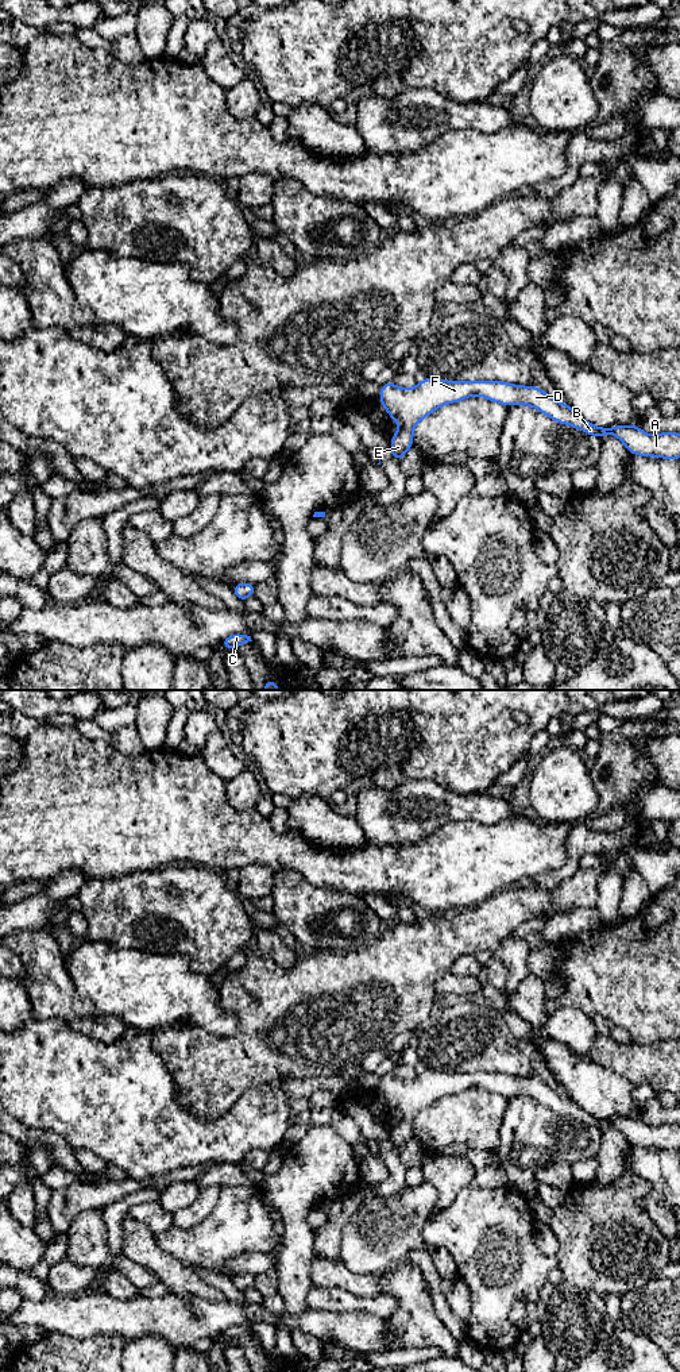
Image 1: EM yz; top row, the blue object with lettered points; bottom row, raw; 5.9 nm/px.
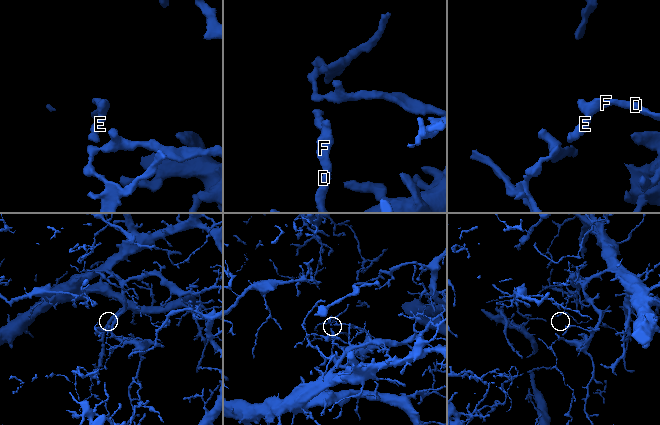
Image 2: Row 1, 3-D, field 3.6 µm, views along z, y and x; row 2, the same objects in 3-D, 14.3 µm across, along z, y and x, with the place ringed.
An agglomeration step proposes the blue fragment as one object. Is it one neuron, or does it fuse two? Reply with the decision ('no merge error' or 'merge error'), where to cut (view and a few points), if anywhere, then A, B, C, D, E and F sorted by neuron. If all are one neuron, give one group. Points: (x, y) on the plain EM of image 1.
merge error | yz (317, 1203), (313, 1207) | A B D E F / C

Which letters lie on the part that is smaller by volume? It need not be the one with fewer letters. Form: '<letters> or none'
C

